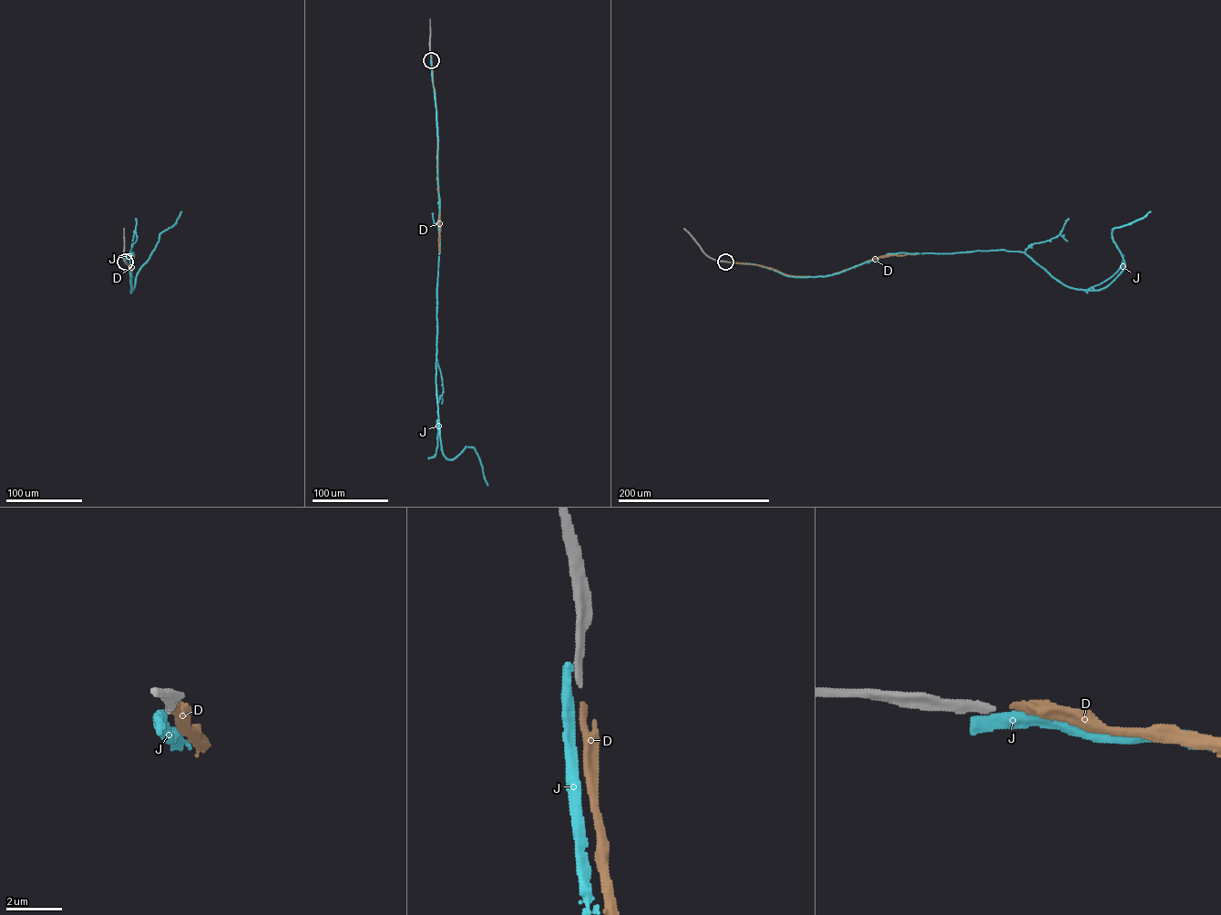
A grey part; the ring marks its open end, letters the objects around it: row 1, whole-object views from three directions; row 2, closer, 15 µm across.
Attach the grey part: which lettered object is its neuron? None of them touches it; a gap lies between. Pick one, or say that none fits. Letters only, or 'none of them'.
D

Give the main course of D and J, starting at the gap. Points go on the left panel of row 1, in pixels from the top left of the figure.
D: (125, 262), (131, 276), (133, 254)
J: (125, 262), (132, 277), (134, 252), (130, 250), (133, 290), (136, 274), (159, 234), (176, 222), (181, 211)

